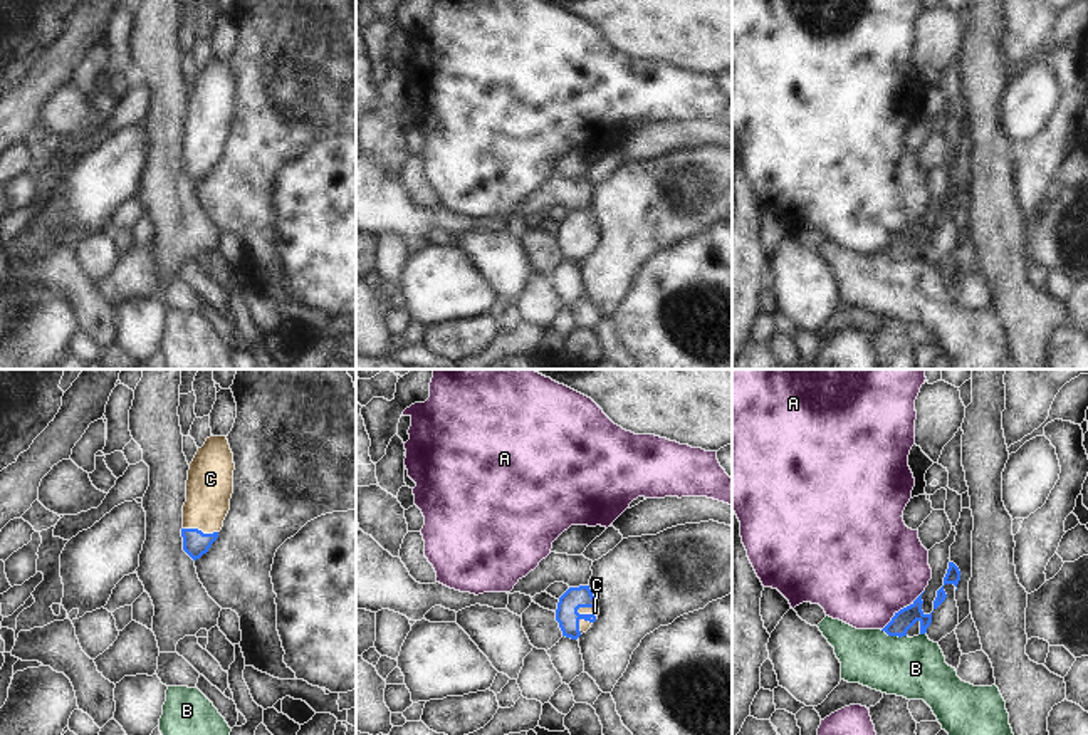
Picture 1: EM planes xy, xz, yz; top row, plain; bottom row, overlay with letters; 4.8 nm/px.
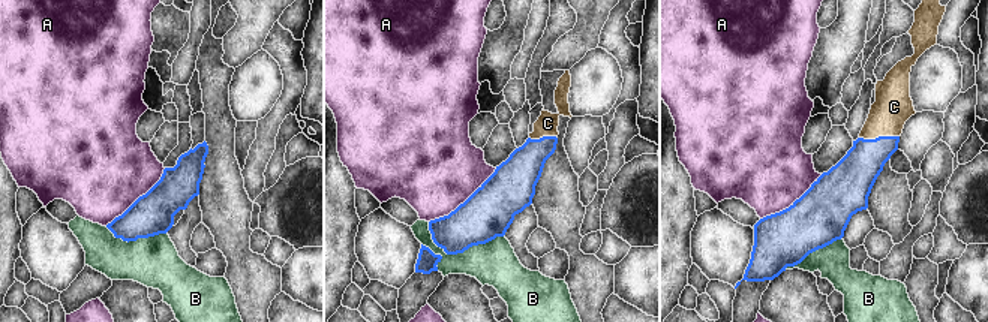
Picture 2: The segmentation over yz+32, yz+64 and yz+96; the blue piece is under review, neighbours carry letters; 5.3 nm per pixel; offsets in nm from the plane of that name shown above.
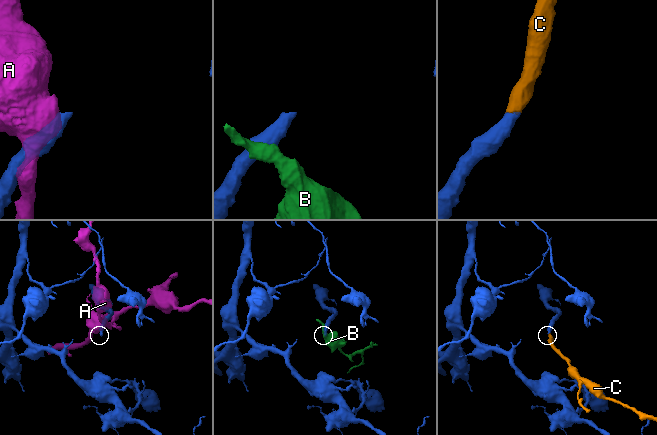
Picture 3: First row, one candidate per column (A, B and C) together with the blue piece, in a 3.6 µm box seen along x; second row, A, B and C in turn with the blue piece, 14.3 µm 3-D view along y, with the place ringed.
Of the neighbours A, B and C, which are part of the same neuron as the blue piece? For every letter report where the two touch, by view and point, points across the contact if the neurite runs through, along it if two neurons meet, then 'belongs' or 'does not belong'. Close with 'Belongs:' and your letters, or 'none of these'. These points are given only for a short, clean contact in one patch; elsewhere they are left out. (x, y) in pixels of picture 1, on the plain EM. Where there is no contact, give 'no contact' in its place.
A: contact yz (904, 232); does not belong
B: contact yz (894, 259); does not belong
C: contact xy (200, 155); way xy (195, 166), (200, 155), (210, 104); belongs
Belongs: C

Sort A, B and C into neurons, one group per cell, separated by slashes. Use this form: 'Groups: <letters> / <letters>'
Groups: A / B / C

